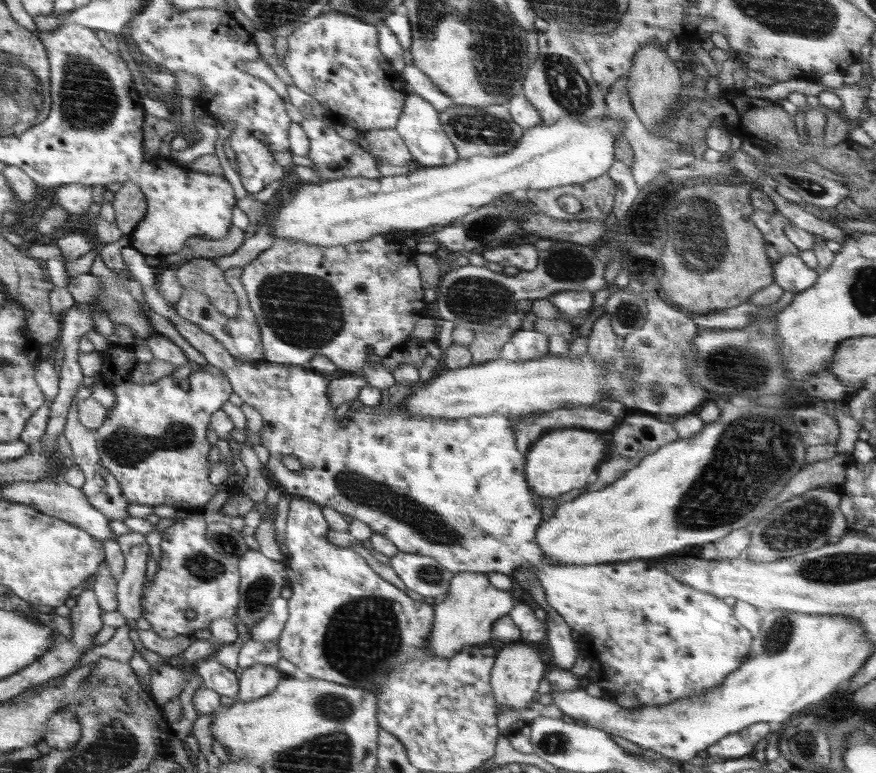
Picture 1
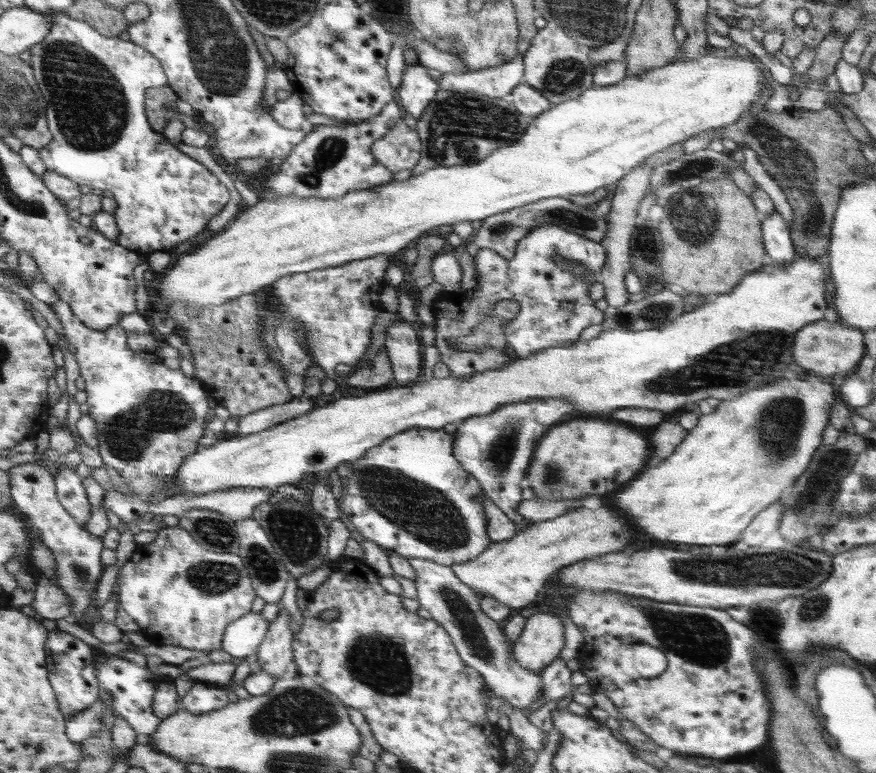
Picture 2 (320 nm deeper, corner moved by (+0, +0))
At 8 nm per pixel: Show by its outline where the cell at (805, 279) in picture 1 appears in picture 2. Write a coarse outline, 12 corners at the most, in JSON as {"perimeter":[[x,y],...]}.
{"perimeter":[[777,211],[761,221],[765,251],[788,264],[797,253],[789,228]]}

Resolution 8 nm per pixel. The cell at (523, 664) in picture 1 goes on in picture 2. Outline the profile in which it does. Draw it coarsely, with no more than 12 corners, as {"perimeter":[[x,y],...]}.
{"perimeter":[[534,612],[511,649],[521,667],[554,663],[564,624]]}

